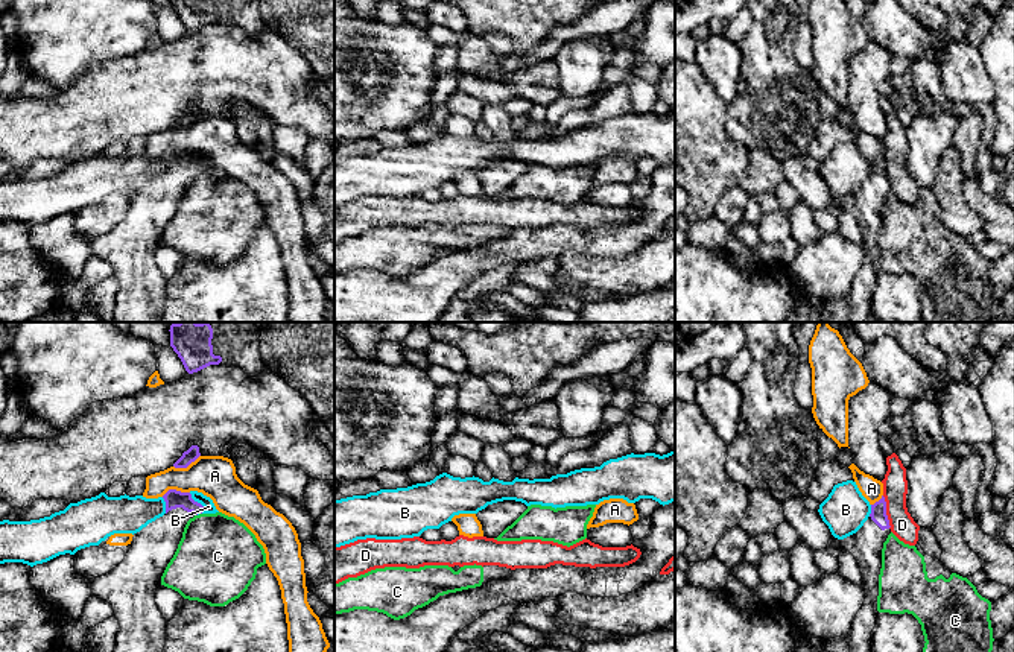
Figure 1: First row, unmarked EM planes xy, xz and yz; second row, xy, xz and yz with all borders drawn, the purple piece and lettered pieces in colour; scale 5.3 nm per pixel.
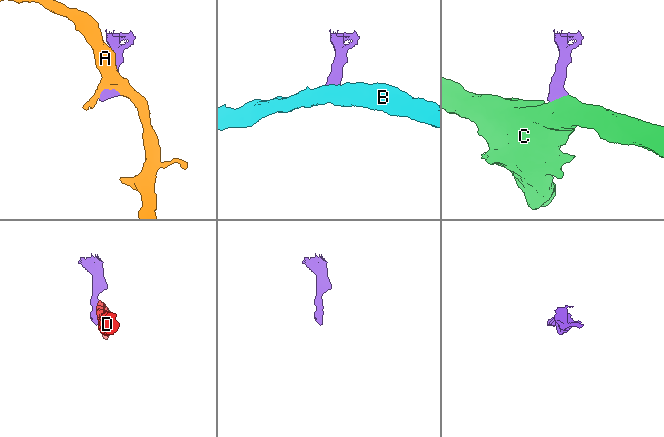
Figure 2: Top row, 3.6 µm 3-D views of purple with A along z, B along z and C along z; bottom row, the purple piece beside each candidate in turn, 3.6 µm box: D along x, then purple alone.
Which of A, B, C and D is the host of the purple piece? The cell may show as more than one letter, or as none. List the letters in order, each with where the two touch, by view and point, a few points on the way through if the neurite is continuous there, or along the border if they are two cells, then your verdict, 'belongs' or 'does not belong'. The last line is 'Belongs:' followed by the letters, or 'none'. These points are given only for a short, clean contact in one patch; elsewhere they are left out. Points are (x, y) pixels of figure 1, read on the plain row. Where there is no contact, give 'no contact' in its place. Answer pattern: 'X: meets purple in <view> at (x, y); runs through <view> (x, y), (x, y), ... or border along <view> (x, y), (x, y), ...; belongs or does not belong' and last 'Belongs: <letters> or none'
A: meets purple in xy at (175, 149); border along xy (189, 151), (167, 149), (161, 155); does not belong
B: meets purple in xy at (196, 161); border along xy (189, 152), (202, 166), (202, 172); does not belong
C: no contact; does not belong
D: meets purple in yz at (885, 172); border along yz (882, 155), (887, 164), (890, 187); does not belong
Belongs: none

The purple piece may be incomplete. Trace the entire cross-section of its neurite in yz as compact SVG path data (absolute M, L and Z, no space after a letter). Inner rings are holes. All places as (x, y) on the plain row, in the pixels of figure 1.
M885 157L871 164L871 173L863 185L853 195L841 199L841 207L848 210L857 220L862 233L862 248L865 261L857 271L851 287L850 322L870 322L871 318L871 292L876 286L879 234L882 228L882 208L891 193L886 175Z

